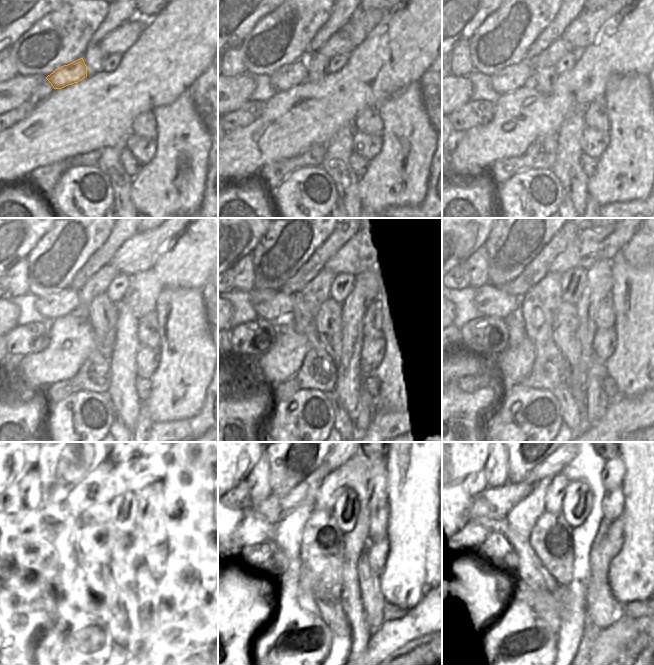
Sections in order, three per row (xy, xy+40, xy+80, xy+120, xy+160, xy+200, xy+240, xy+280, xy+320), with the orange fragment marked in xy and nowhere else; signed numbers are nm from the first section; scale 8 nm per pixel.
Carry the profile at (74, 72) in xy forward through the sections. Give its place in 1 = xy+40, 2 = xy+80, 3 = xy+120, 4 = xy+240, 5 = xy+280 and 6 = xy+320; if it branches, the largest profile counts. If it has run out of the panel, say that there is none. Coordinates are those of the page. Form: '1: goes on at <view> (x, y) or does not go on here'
1: goes on at xy+40 (288, 76)
2: goes on at xy+80 (518, 75)
3: goes on at xy+120 (65, 301)
4: goes on at xy+240 (36, 526)
5: goes on at xy+280 (253, 529)
6: goes on at xy+320 (470, 535)

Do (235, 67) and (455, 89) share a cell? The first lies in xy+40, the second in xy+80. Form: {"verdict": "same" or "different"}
{"verdict": "different"}

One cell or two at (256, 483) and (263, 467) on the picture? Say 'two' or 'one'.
one

